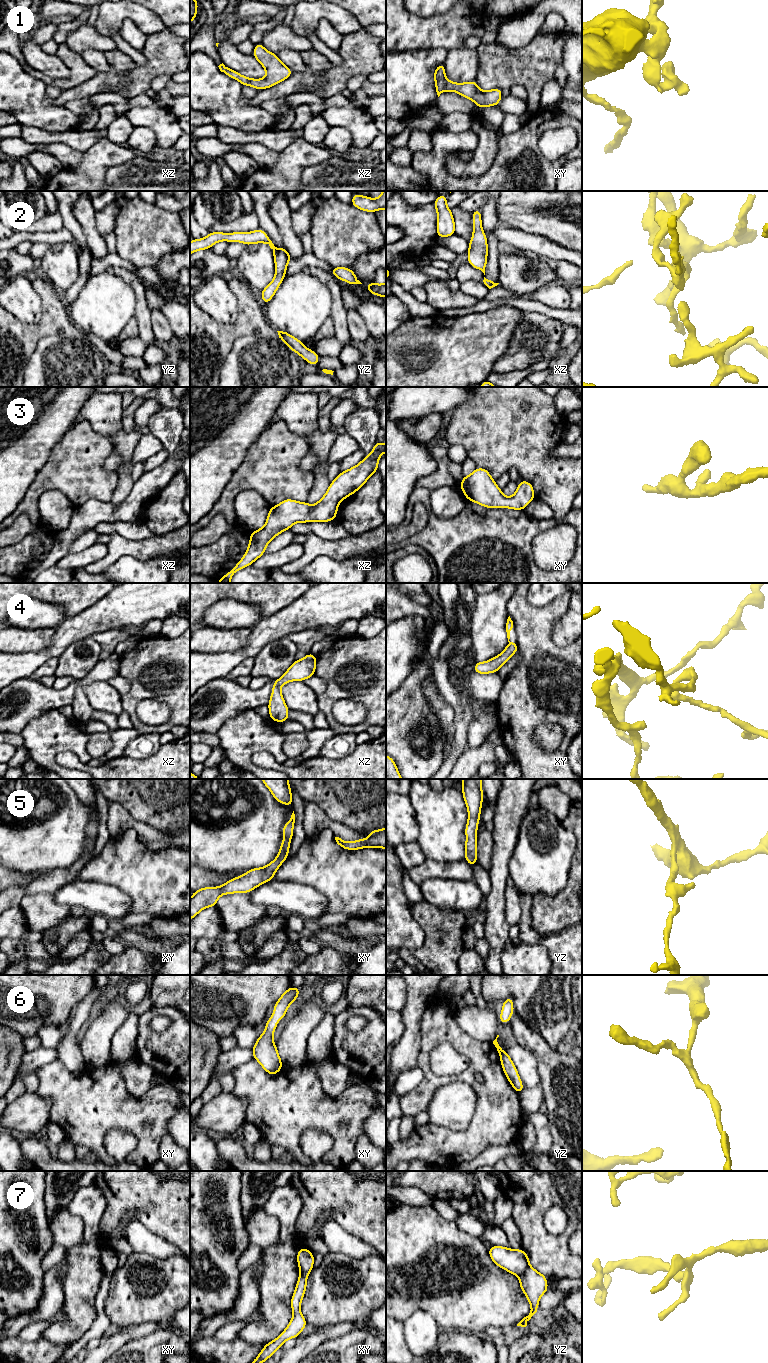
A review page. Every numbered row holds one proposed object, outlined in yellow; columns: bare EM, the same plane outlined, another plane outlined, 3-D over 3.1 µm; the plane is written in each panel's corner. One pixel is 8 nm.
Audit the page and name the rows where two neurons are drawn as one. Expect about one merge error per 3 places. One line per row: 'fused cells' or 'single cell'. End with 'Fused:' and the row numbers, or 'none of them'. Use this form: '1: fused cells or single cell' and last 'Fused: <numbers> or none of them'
1: single cell
2: single cell
3: single cell
4: single cell
5: single cell
6: single cell
7: fused cells
Fused: 7

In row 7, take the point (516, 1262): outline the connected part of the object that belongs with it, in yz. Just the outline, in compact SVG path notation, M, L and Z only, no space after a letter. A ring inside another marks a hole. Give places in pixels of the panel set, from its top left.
M489 1246L491 1260L500 1268L521 1276L530 1266L528 1255L522 1248L513 1250L502 1246Z

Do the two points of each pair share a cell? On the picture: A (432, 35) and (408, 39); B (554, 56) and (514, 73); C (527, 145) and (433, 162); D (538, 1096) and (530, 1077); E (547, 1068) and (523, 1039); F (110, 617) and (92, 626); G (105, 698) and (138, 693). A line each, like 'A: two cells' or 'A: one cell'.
A: one cell
B: one cell
C: one cell
D: two cells
E: one cell
F: one cell
G: two cells

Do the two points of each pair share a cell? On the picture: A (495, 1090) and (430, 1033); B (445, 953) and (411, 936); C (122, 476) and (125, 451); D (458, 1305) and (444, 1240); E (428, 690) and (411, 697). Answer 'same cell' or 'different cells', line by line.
A: same cell
B: different cells
C: same cell
D: same cell
E: different cells

